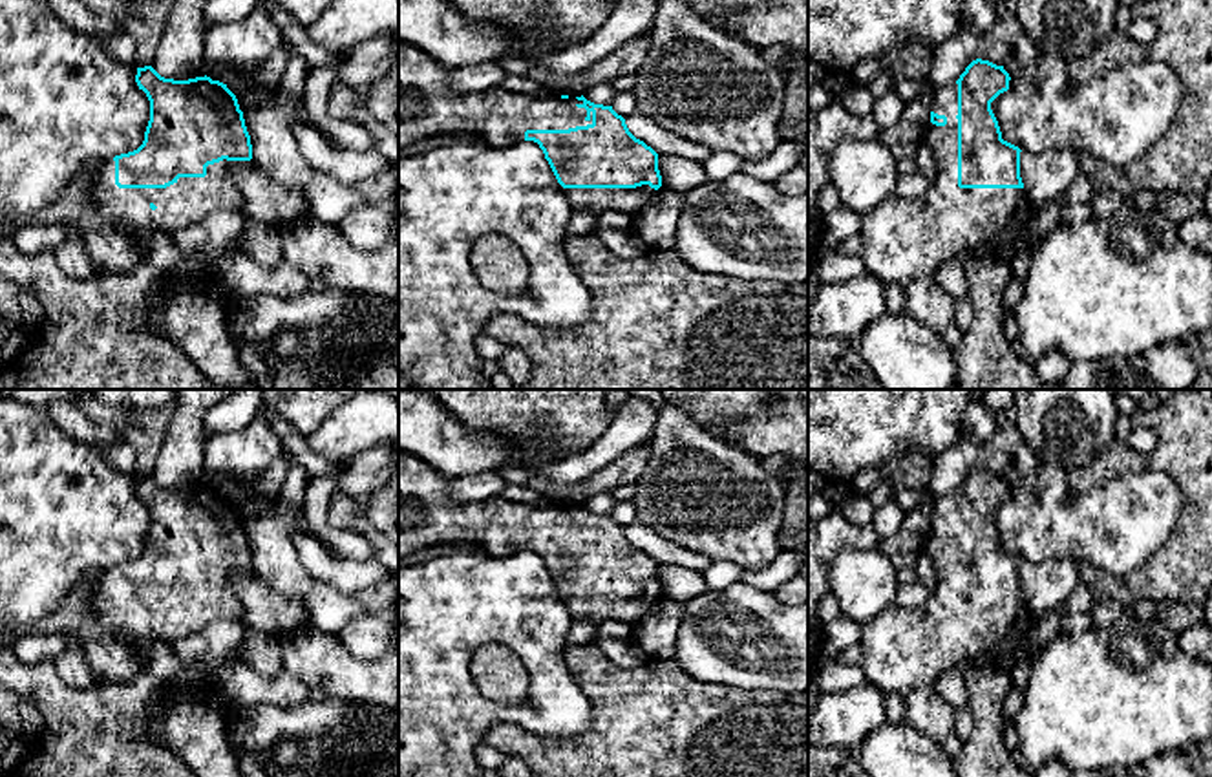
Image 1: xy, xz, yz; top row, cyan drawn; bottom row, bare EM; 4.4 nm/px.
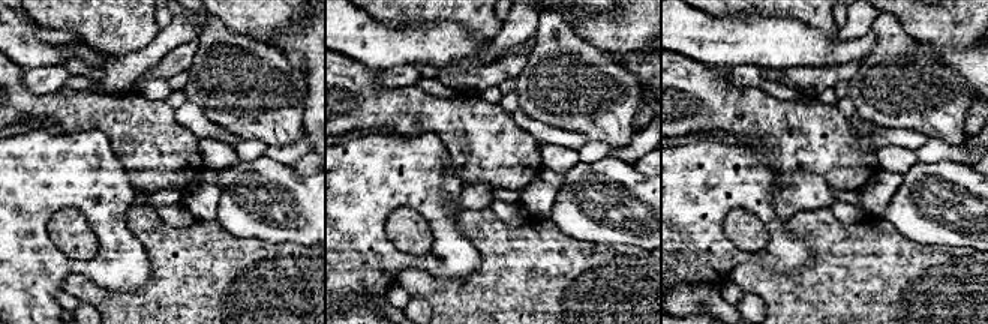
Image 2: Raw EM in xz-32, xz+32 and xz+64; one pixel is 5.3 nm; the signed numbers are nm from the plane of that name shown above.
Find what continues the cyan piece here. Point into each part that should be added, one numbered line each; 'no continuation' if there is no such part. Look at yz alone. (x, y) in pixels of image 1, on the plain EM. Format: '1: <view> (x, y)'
1: yz (902, 649)

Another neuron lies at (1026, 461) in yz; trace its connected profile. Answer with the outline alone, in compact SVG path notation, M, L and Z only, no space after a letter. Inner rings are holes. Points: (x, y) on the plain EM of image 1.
M1020 442L1013 461L1018 474L1027 475L1037 472L1040 459L1024 442Z

